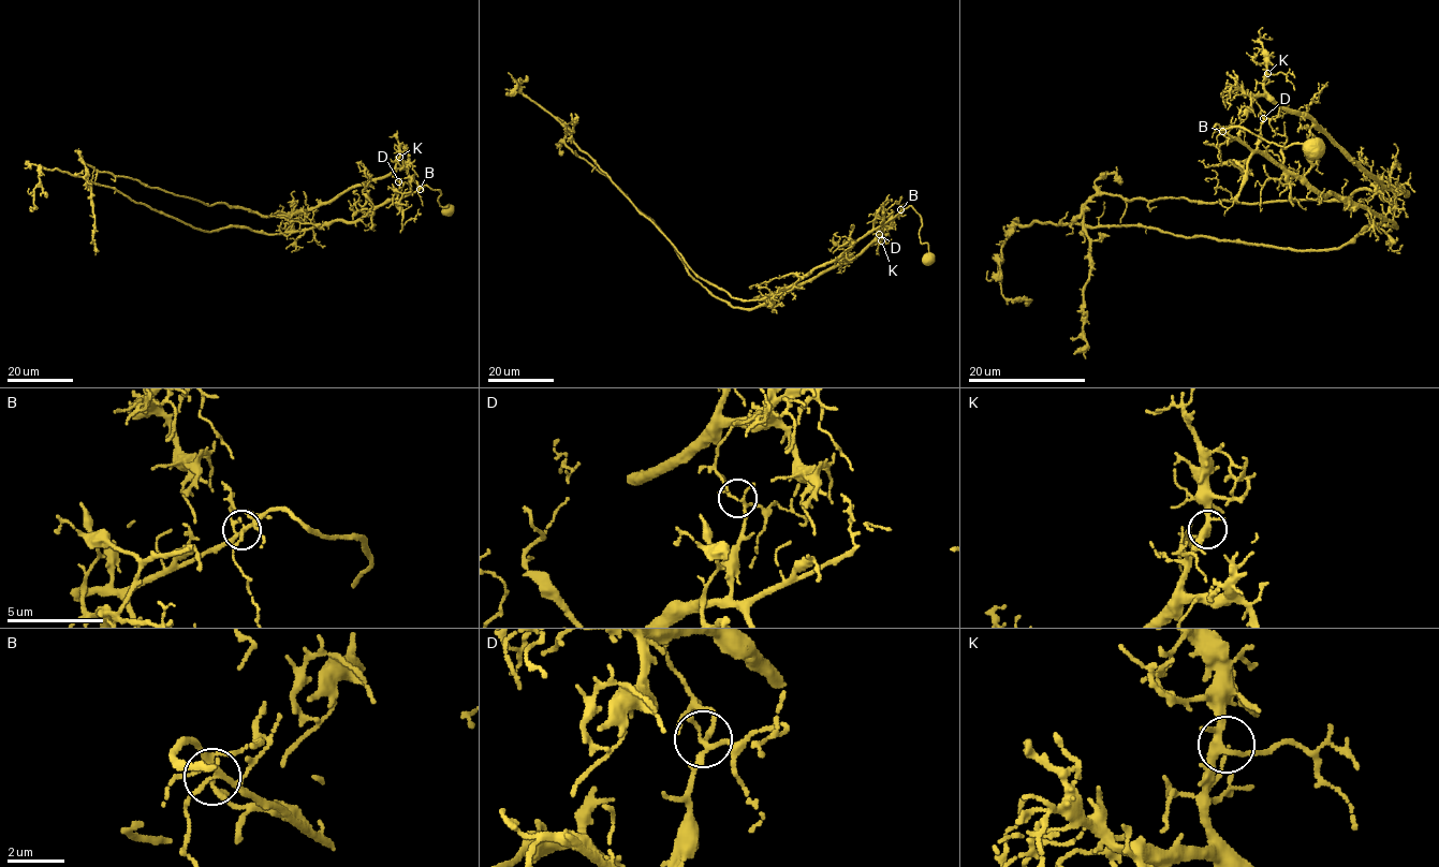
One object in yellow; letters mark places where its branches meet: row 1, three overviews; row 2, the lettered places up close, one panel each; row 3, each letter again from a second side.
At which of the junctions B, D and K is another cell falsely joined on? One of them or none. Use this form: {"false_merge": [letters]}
{"false_merge": ["D"]}

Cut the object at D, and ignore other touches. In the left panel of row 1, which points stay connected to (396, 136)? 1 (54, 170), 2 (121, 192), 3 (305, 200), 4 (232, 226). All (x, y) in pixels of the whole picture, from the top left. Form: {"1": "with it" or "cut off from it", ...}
{"1": "cut off from it", "2": "cut off from it", "3": "with it", "4": "cut off from it"}

